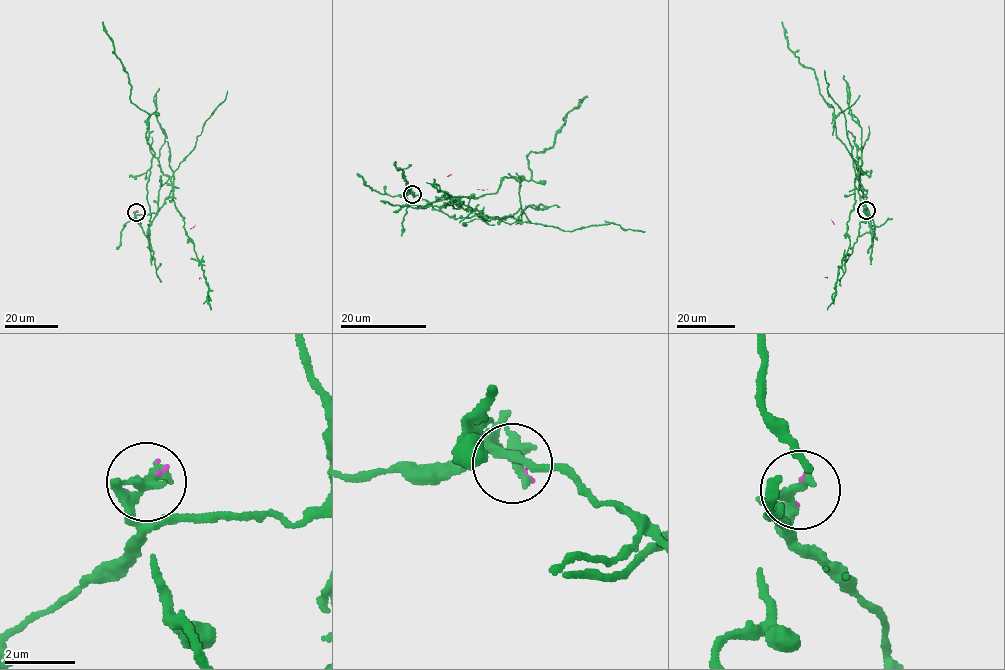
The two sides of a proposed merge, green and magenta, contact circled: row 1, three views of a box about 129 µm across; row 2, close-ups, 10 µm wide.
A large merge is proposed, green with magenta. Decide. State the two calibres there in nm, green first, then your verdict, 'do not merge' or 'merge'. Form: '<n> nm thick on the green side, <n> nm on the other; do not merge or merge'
280 nm thick on the green side, 70 nm on the other; do not merge

